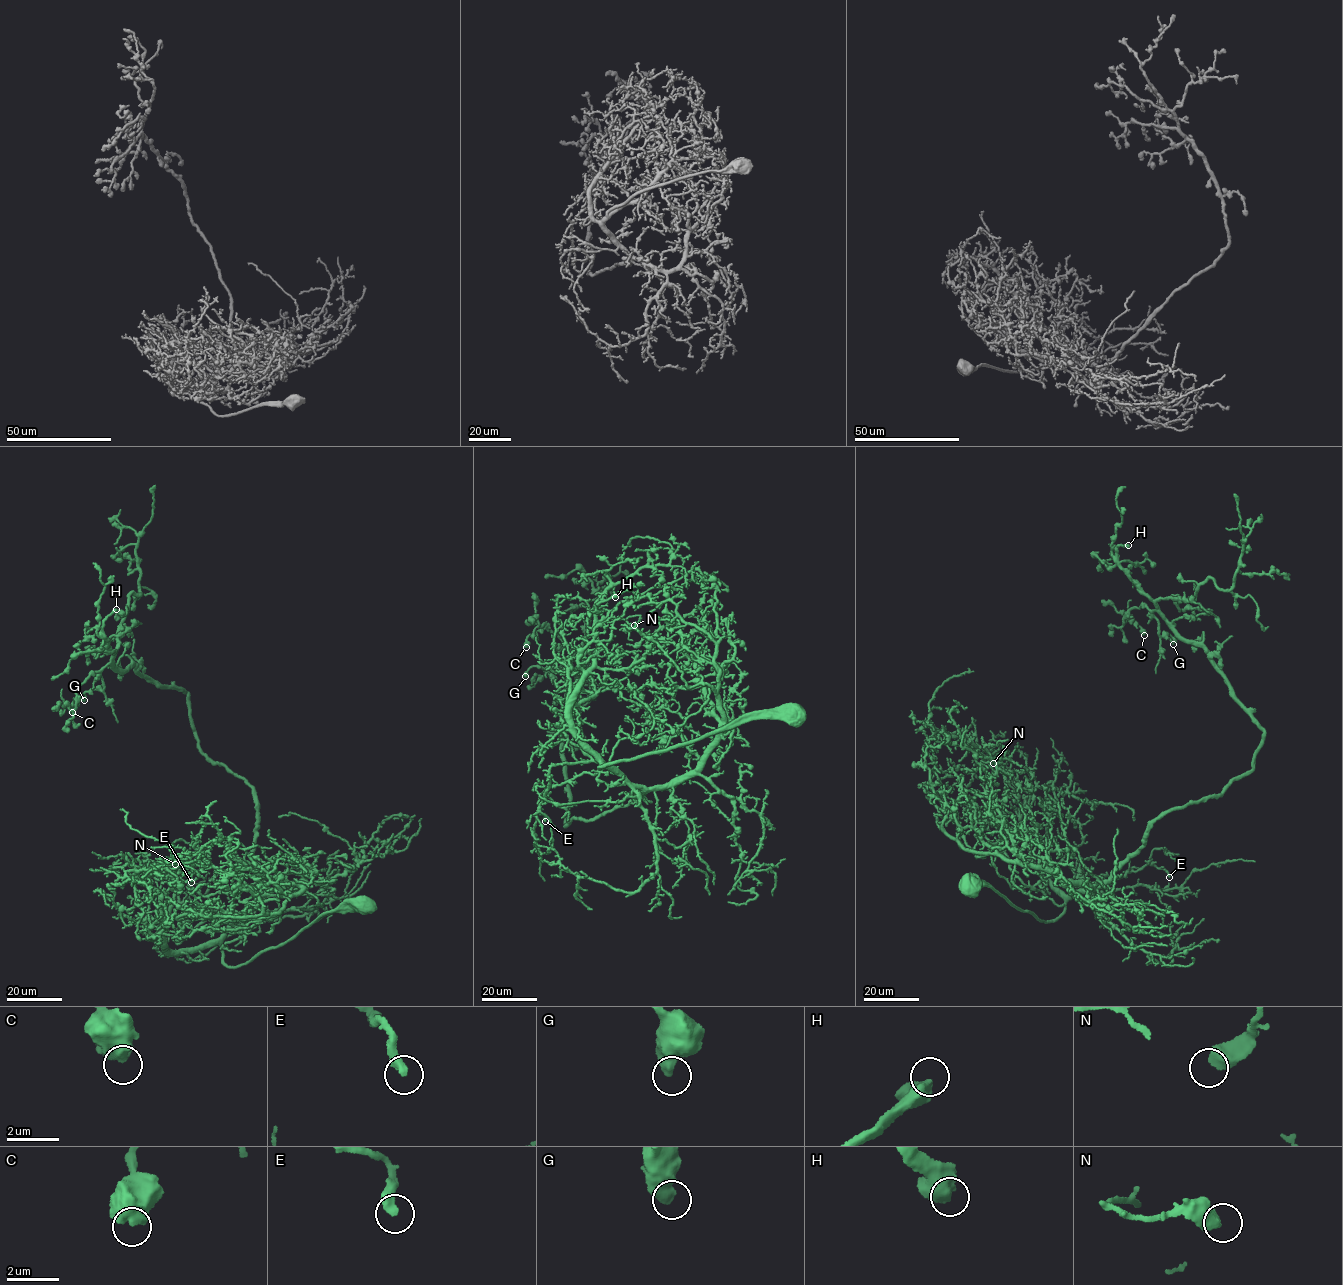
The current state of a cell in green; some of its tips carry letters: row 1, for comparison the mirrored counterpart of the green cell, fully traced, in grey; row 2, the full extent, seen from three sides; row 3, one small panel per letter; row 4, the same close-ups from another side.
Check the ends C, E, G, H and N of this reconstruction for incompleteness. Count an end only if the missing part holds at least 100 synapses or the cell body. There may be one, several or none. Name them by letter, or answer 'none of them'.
H

